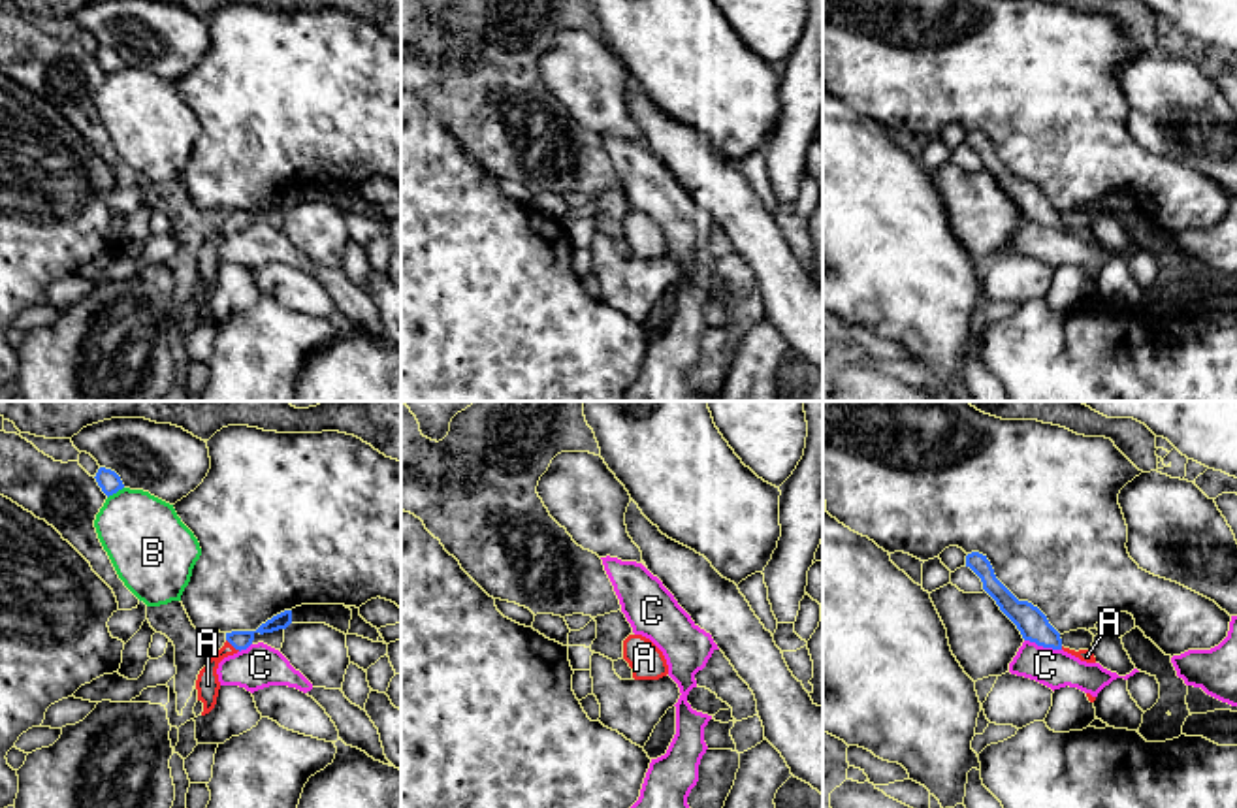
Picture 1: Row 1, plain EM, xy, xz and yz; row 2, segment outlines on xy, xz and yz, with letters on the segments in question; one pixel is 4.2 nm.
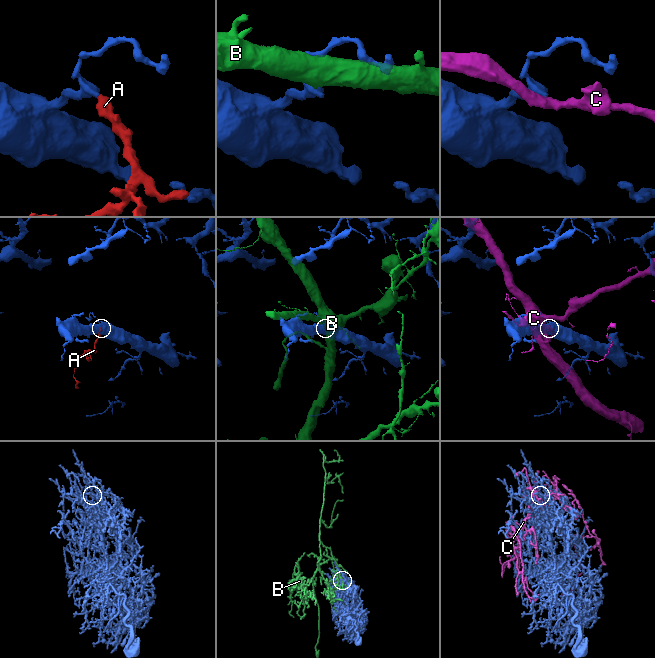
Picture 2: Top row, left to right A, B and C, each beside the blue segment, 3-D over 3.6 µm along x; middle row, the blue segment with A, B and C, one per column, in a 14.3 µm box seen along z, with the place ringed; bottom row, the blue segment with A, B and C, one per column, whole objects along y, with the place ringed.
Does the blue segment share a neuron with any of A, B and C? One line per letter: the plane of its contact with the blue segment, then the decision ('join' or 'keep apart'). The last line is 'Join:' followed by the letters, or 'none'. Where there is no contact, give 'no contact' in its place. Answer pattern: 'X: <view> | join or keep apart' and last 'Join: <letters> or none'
A: xy | join
B: xy | keep apart
C: yz | keep apart
Join: A

